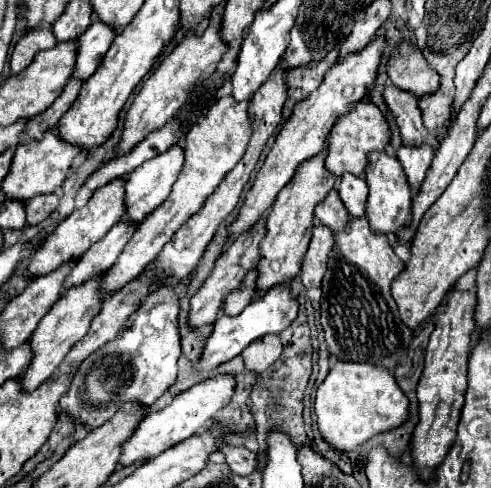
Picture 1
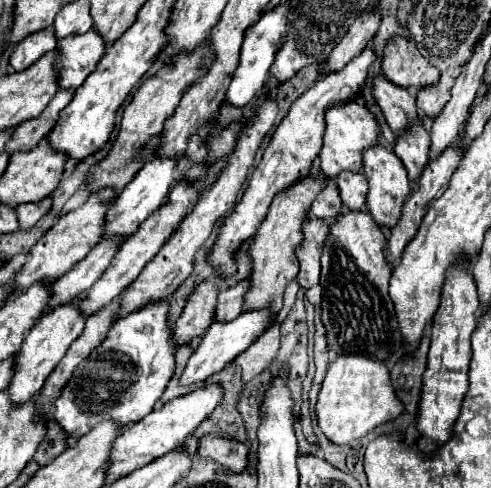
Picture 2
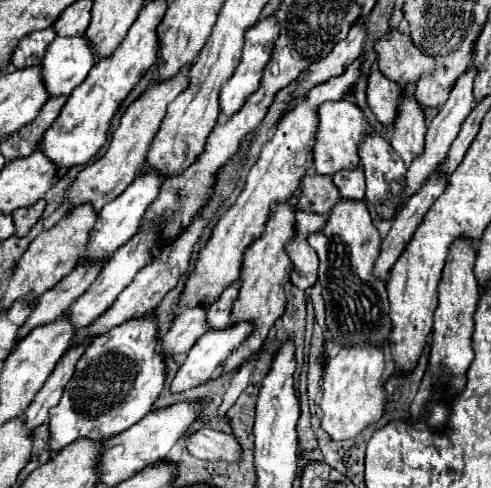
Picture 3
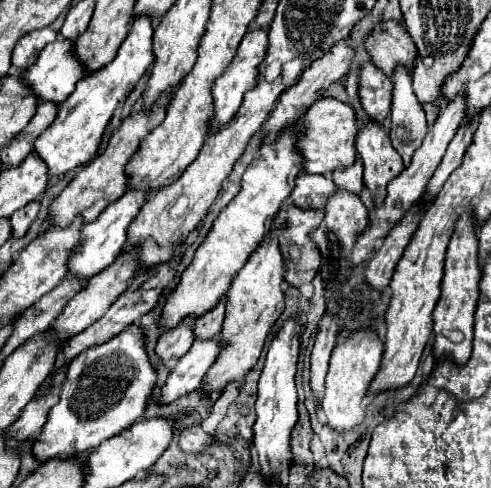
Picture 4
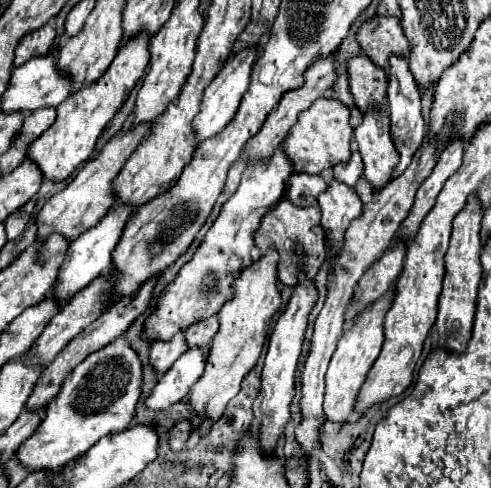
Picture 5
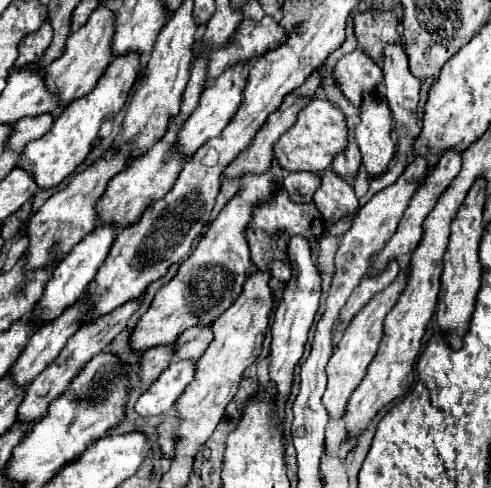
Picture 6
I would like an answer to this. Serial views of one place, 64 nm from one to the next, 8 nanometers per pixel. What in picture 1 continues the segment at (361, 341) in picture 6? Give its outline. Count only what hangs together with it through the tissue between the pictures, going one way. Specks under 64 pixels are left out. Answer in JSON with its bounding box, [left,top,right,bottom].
[314,362,408,452]

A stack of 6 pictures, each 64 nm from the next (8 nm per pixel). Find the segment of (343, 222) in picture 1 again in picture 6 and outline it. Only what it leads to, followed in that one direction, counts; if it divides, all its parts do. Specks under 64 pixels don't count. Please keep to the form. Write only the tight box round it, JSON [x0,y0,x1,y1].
[284,172,320,204]

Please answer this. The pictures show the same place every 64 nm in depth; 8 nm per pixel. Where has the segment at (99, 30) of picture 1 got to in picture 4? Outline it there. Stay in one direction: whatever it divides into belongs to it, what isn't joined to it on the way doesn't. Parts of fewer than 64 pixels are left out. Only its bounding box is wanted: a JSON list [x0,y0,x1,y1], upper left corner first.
[26,38,86,102]

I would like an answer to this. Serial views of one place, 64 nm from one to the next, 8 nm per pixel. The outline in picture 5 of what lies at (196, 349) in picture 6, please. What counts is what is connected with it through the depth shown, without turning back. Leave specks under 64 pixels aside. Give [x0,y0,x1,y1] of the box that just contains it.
[186,316,218,346]

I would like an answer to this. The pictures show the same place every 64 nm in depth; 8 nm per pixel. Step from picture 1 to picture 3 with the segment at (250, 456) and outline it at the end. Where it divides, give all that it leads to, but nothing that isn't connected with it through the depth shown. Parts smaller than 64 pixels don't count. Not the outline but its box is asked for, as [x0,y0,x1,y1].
[186,428,242,462]

